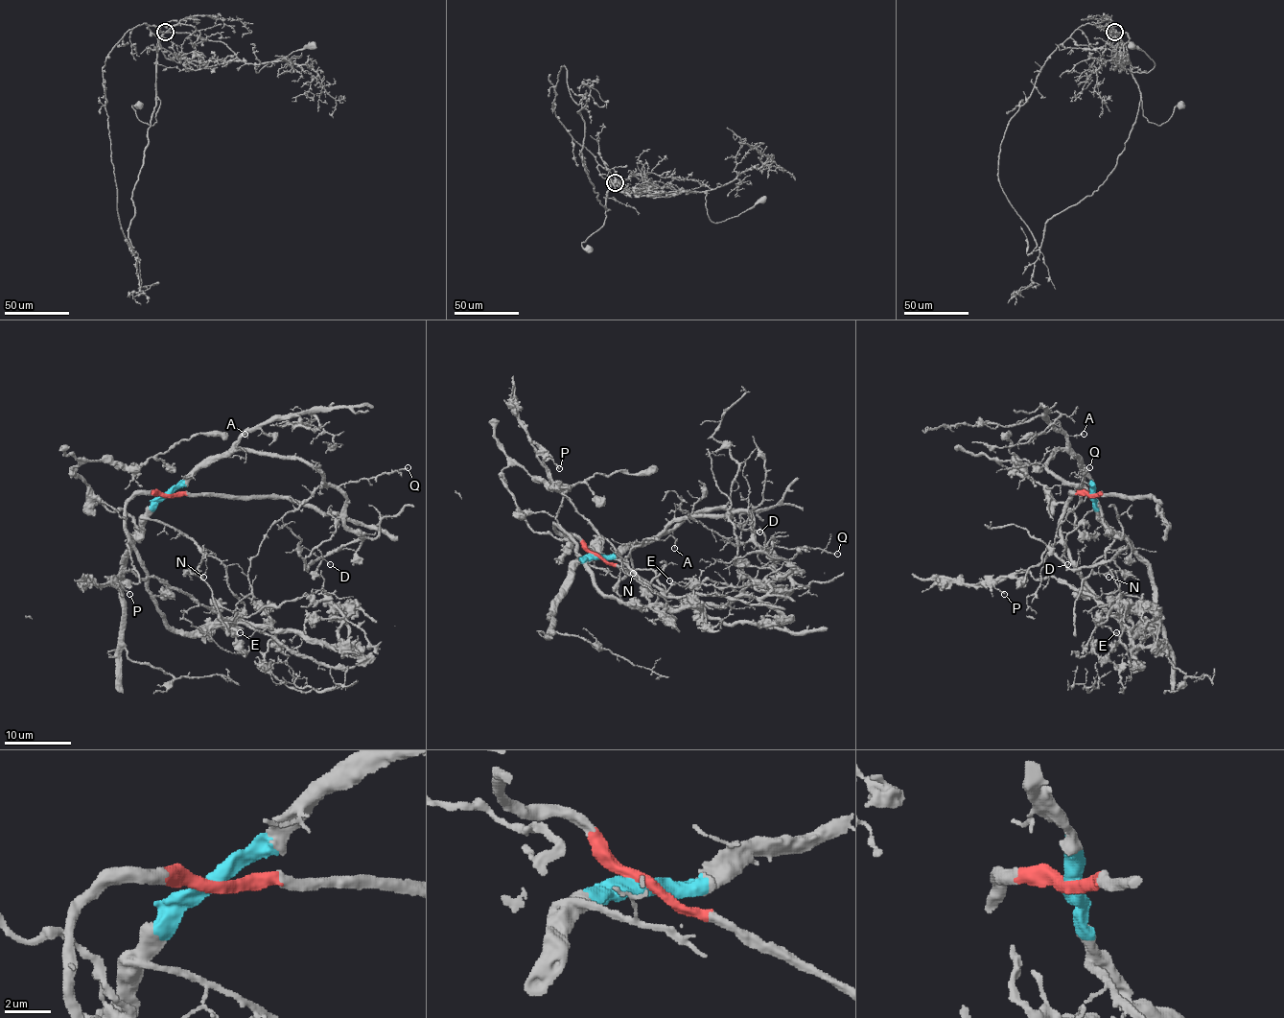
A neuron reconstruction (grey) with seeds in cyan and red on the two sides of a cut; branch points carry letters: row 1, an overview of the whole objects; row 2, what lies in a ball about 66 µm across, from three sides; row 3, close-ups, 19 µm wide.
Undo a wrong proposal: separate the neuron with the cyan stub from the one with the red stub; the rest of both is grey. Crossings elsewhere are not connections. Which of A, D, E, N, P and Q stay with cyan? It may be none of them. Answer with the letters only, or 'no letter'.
A, D, N, Q

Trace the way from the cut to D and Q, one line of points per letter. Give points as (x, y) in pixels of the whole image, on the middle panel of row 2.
D: (596, 556), (619, 556), (675, 521), (745, 511), (787, 591), (743, 571), (736, 526), (760, 531)
Q: (596, 556), (619, 556), (675, 521), (745, 511), (754, 537), (765, 548), (837, 553)

